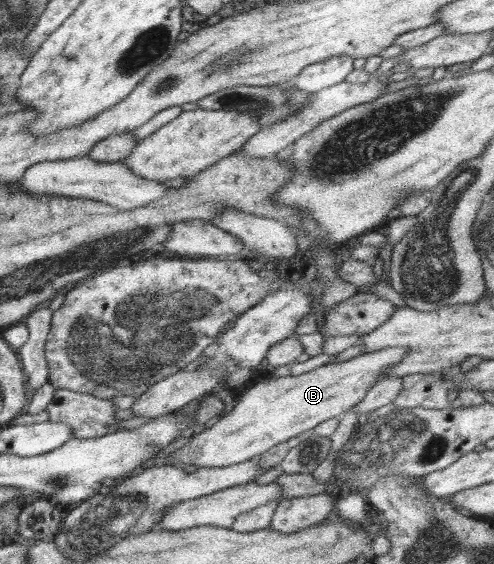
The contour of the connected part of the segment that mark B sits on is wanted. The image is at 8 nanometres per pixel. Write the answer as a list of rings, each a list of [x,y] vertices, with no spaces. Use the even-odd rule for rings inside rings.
[[[387,347],[375,352],[361,353],[361,355],[347,361],[327,363],[298,376],[271,376],[264,381],[258,382],[252,388],[249,388],[247,392],[244,392],[243,396],[237,395],[237,405],[230,412],[222,414],[209,425],[197,429],[195,433],[189,436],[188,443],[185,443],[181,449],[171,451],[166,465],[179,467],[173,464],[174,460],[177,459],[183,464],[192,464],[198,468],[221,468],[259,457],[272,446],[299,436],[302,432],[314,429],[324,420],[339,417],[342,413],[351,409],[352,406],[359,404],[365,398],[367,391],[378,380],[385,377],[386,372],[396,362],[401,362],[407,356],[406,352],[408,350],[403,347]]]

